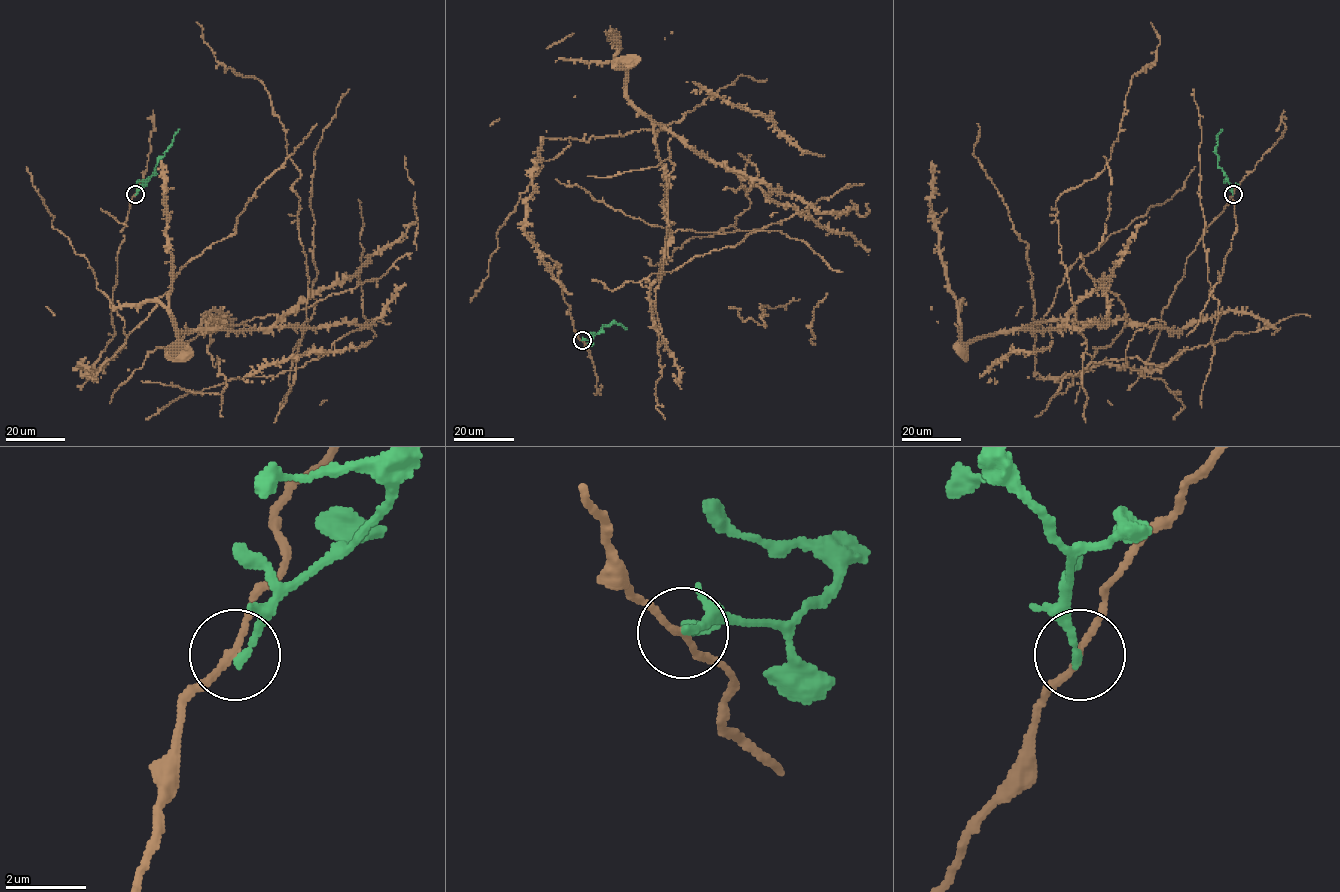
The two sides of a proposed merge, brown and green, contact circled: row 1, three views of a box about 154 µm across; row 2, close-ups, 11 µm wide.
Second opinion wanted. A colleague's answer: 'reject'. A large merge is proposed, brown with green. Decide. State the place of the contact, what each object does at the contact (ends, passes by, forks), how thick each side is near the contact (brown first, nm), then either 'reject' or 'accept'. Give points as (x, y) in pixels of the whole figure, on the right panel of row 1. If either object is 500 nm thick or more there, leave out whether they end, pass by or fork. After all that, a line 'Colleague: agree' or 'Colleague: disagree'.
(1233, 194) | brown passes by | green ends | 150/200 nm | reject
Colleague: agree

